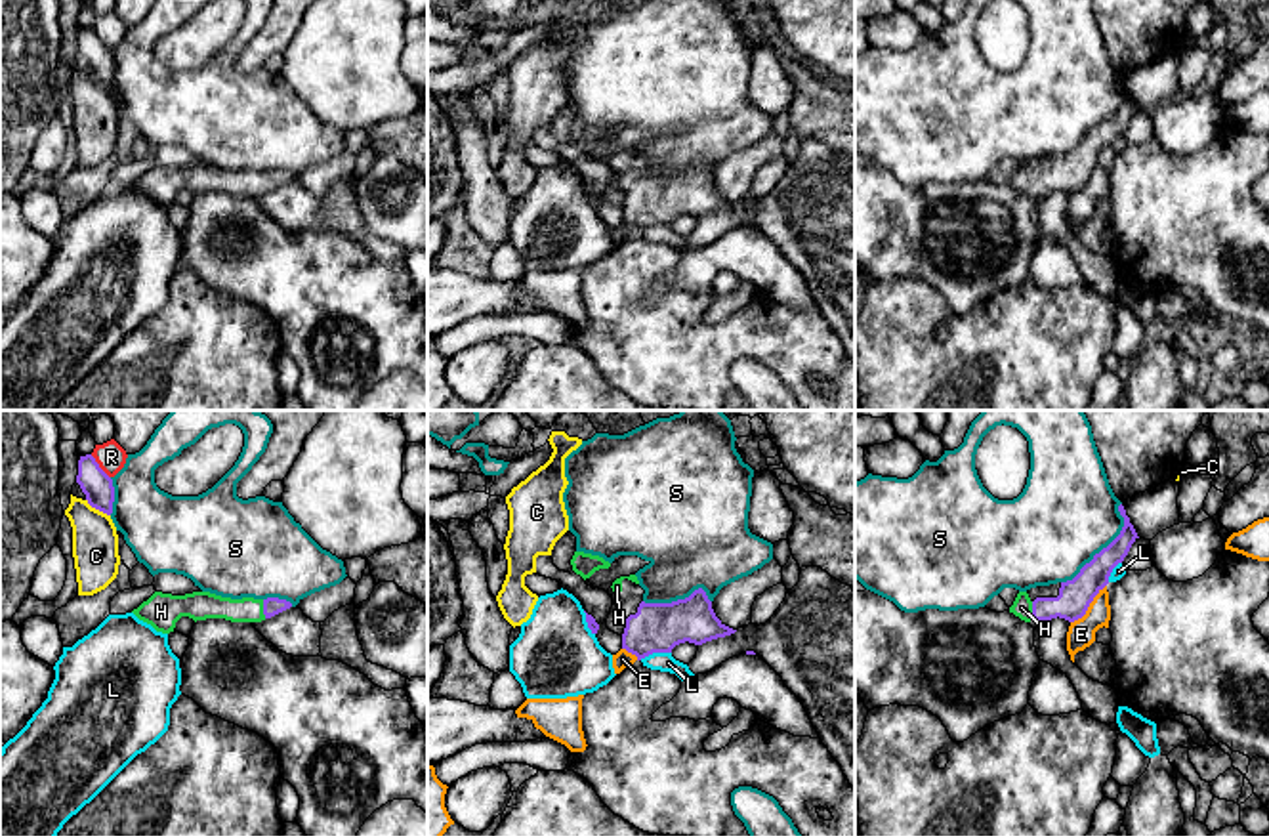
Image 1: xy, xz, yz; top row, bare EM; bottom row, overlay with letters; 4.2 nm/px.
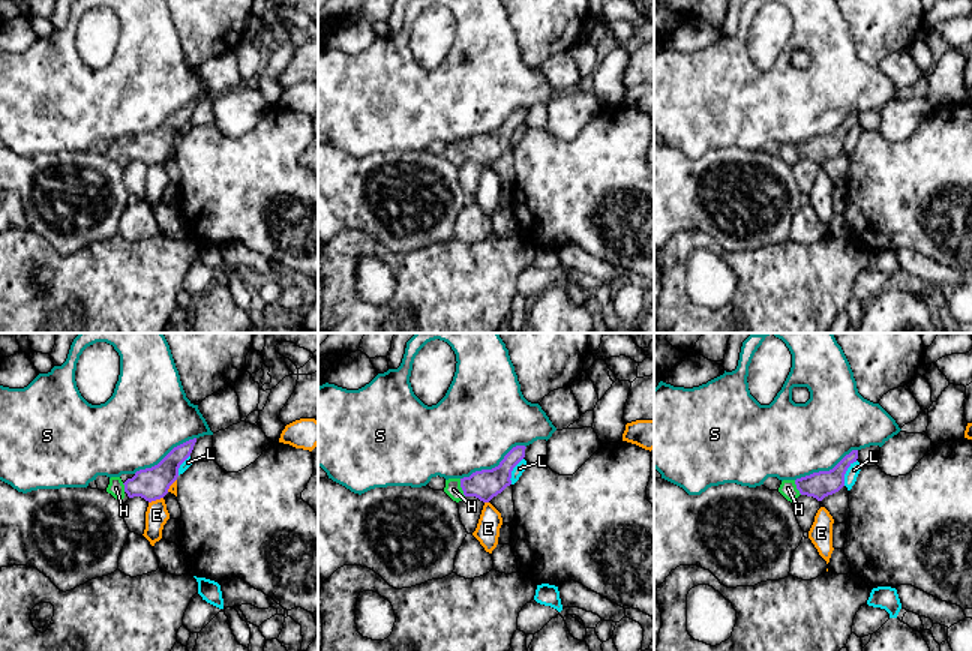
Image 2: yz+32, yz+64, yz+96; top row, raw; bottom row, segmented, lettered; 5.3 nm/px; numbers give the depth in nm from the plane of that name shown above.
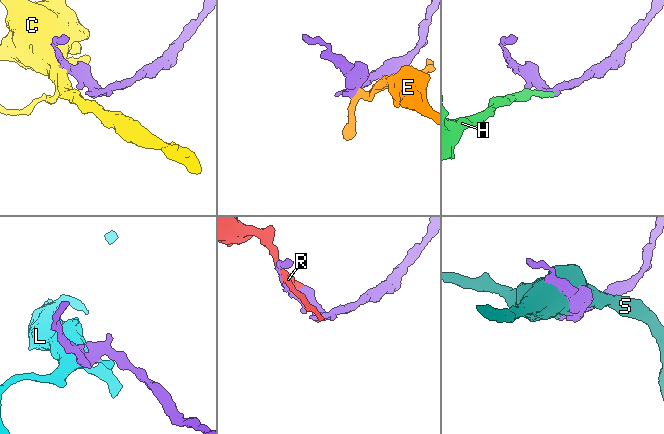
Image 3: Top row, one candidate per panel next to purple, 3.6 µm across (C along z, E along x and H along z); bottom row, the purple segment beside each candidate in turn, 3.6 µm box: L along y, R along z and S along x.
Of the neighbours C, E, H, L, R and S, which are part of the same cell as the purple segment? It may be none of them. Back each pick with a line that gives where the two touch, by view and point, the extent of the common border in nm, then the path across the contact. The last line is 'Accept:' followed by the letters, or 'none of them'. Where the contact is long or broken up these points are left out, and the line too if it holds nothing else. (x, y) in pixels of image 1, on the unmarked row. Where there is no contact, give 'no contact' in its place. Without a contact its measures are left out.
H: xy (264, 182) | 80 nm | across xy (271, 178), (264, 182), (205, 178)
Accept: H

